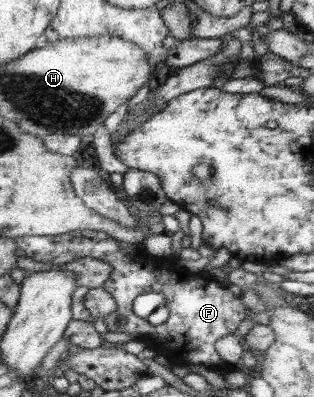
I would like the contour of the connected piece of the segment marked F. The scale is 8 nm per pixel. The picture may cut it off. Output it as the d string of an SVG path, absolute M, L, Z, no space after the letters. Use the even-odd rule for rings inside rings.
M78 230L53 237L22 236L16 238L19 248L34 260L49 263L52 258L58 258L60 254L69 252L75 253L78 258L92 257L114 265L114 272L103 287L113 294L118 303L118 310L103 320L107 330L142 334L142 340L146 342L146 346L164 354L170 367L196 364L220 374L223 374L225 370L241 370L248 377L259 376L254 371L256 360L258 360L254 350L248 347L240 364L224 362L216 350L216 342L224 336L235 334L236 328L247 319L246 313L248 314L249 310L242 303L239 295L232 294L226 286L216 280L208 282L204 278L194 278L192 272L178 265L177 258L174 256L163 259L144 251L140 254L131 254L120 243L106 231L92 230ZM146 292L166 294L166 302L172 312L166 322L155 325L145 318L140 318L134 312L134 301ZM120 320L126 320L126 324L118 324ZM155 336L159 337L159 343L147 343L147 339L155 340Z

